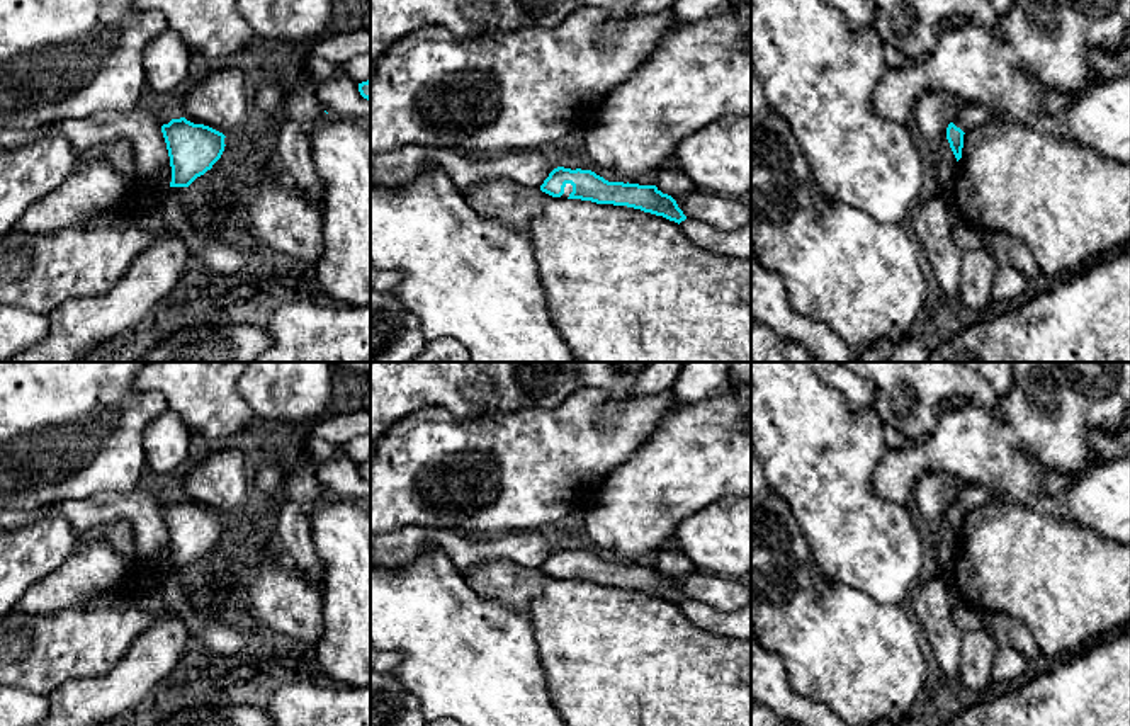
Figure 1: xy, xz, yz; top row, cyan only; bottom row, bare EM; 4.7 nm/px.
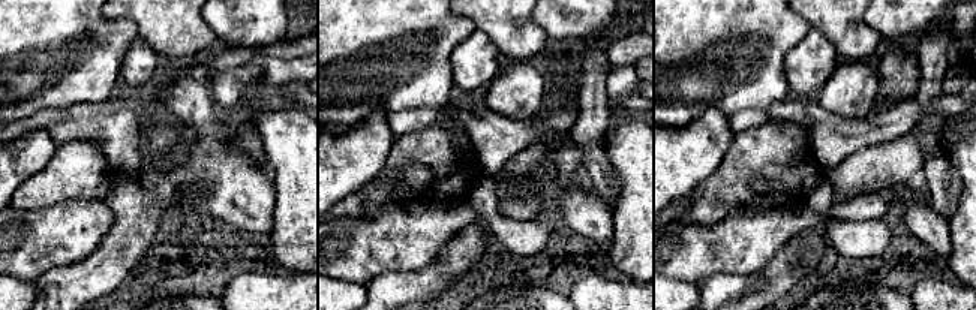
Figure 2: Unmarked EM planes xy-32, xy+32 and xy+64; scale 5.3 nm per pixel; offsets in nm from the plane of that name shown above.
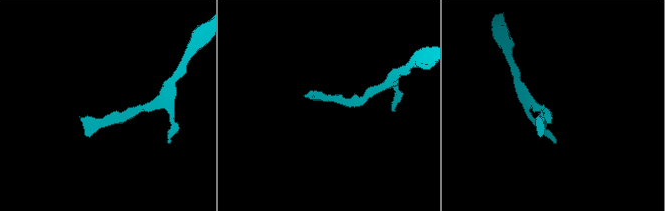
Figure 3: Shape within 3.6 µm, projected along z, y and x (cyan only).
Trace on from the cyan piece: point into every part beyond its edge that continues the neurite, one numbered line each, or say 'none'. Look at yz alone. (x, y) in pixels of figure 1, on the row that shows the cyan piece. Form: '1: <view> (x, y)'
1: yz (967, 116)

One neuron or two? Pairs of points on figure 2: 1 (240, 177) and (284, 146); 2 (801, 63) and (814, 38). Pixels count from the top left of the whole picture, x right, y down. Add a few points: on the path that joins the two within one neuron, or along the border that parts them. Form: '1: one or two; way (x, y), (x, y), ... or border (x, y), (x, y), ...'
1: two; border (269, 168), (272, 171)
2: one; way (807, 57), (814, 50), (814, 44)

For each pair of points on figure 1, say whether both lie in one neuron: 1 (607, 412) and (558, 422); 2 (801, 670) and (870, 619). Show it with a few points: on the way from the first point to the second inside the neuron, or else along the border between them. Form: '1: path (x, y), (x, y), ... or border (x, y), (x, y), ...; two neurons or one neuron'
1: border (585, 385), (607, 395), (604, 422), (636, 397); two neurons
2: path (818, 667), (853, 636); one neuron

